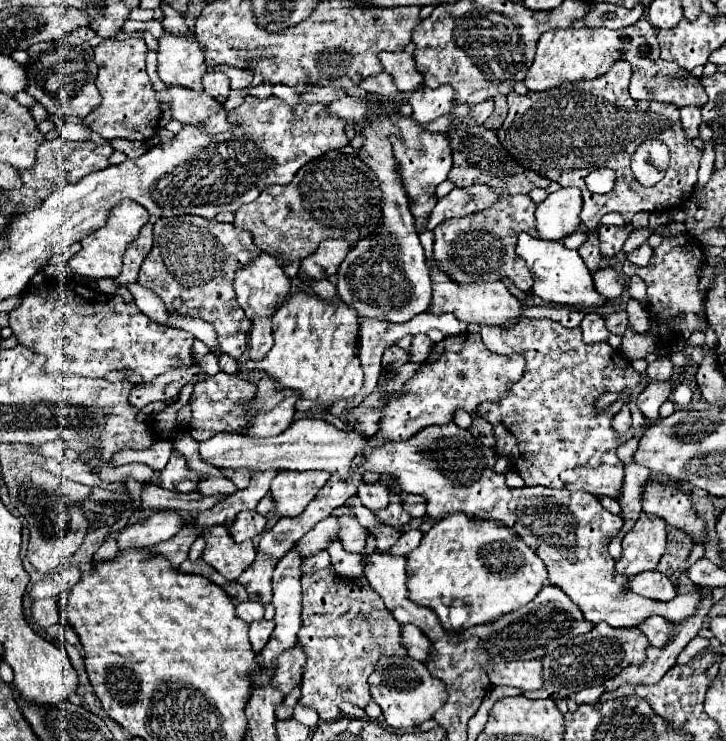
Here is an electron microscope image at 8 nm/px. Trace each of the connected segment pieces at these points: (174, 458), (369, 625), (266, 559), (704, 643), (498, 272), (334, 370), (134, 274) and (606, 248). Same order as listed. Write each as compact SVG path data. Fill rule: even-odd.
M174 450L166 468L156 472L150 484L162 486L166 490L176 490L176 492L196 492L200 480L202 480L202 474L194 474L186 466L186 458L178 450Z
M330 568L322 572L314 572L314 576L302 576L302 628L298 632L298 640L302 648L306 648L306 664L302 668L302 680L300 680L300 690L302 698L300 704L310 706L318 712L320 720L338 720L340 710L338 706L342 702L352 702L360 708L364 708L372 696L370 696L370 686L368 686L368 676L374 672L374 664L378 662L380 654L392 654L392 656L406 656L406 648L402 646L402 626L390 616L390 612L380 610L382 600L374 592L374 588L366 586L354 586L348 582L338 580ZM354 600L358 600L360 606L354 610Z
M258 554L254 564L240 576L240 584L246 588L248 596L260 600L262 604L272 602L272 572L278 560L272 556Z
M696 636L686 648L684 648L684 652L678 656L678 660L676 660L676 664L686 664L686 662L690 662L700 650L704 650L704 648L708 648L710 646L710 640L706 640L706 638L700 638L700 636Z
M502 196L490 208L470 214L458 220L446 220L434 228L434 260L438 268L458 284L484 284L496 282L500 278L508 278L514 282L516 288L530 292L534 278L526 266L526 262L514 252L516 240L520 232L530 236L538 236L536 232L536 218L534 218L536 204L530 196Z
M298 292L282 304L272 316L274 346L260 362L248 360L248 370L262 370L278 380L280 388L298 390L302 398L320 404L332 404L340 398L356 396L362 388L362 366L356 354L358 346L358 314L334 296L330 302L320 296Z
M146 224L146 228L142 228L140 236L124 252L124 268L122 268L122 274L116 278L118 286L126 286L130 282L138 280L140 266L150 250L152 250L152 224Z
M624 224L624 226L602 226L602 228L598 230L602 256L606 256L606 258L616 256L616 254L622 250L626 238L628 238L632 232L634 232L634 226L632 226L632 224Z

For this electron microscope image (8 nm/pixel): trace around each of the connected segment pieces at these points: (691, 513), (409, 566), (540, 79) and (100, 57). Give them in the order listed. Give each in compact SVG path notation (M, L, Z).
M650 478L644 484L642 510L646 514L664 518L670 526L690 536L694 544L706 544L706 522L698 516L688 490Z
M450 512L424 534L420 546L406 556L406 570L408 598L434 610L442 626L452 634L460 634L470 626L490 624L500 616L526 606L546 584L544 562L510 528L494 520L470 520L464 512Z
M638 20L636 24L622 30L566 28L558 32L546 32L538 40L536 58L526 74L524 84L532 92L544 92L544 90L558 88L562 82L594 80L604 76L610 70L610 66L618 60L626 60L632 64L630 96L634 100L656 100L656 102L674 104L676 108L684 108L684 106L702 108L708 102L702 84L698 82L698 78L692 76L692 72L660 58L656 28L648 20Z
M144 38L104 40L94 48L94 60L100 68L96 86L102 94L102 104L86 116L86 124L90 124L90 128L104 140L148 140L158 132L160 104L146 74L146 52Z

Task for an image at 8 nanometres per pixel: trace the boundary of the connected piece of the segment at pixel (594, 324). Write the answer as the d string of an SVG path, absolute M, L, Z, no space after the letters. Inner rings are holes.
M594 312L584 316L580 328L582 328L583 340L587 344L607 341L610 335L604 326L604 318L600 314L594 314Z

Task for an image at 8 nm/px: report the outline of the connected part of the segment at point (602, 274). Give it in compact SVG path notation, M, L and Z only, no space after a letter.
M608 266L608 268L600 268L594 274L594 284L596 284L596 290L602 296L606 296L606 298L612 300L612 298L618 298L624 292L628 280L622 276L622 272L618 272L618 270L614 270L614 268Z

